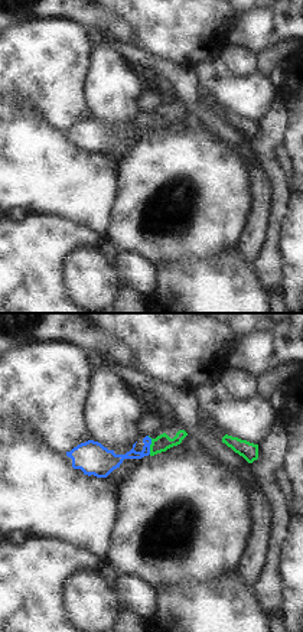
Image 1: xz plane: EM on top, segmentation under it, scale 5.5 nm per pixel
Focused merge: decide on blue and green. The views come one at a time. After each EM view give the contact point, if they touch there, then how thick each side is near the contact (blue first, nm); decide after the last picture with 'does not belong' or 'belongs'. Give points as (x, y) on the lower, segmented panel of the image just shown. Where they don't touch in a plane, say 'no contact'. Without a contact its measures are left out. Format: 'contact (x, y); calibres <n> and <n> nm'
contact (150, 443); calibres 100 and 90 nm

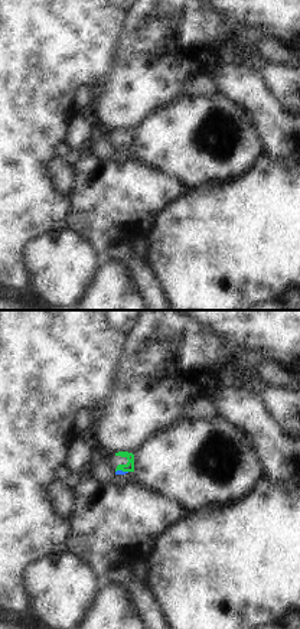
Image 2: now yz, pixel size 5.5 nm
contact (121, 471); calibres 30 and 50 nm

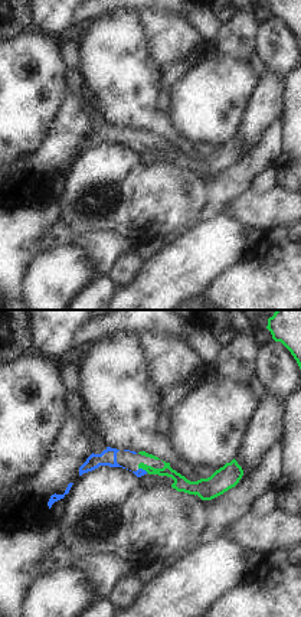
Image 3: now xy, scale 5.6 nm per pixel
contact (141, 469); calibres 50 and 80 nm

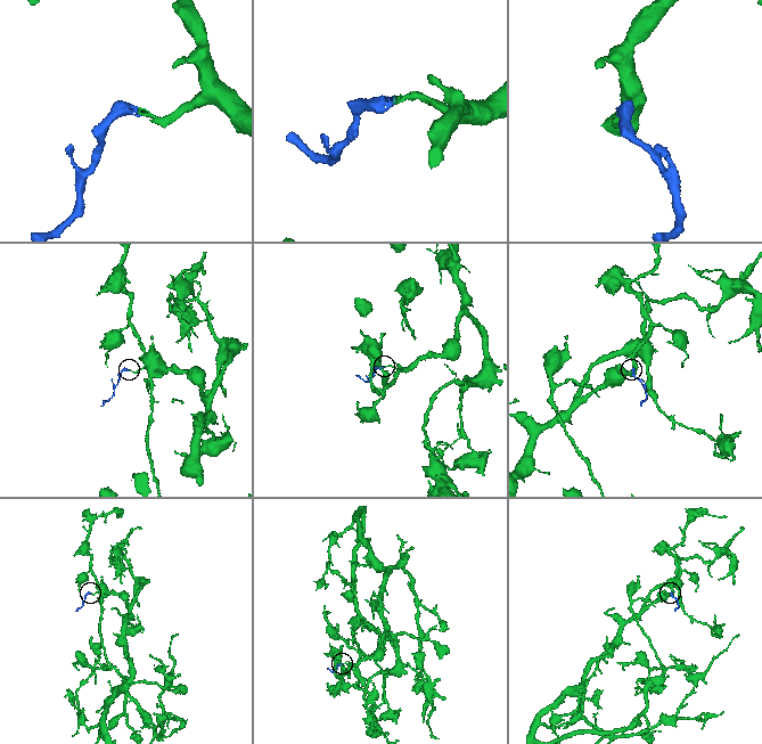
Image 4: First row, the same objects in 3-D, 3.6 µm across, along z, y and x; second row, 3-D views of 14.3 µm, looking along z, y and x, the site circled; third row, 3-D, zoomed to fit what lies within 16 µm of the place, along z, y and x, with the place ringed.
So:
belongs

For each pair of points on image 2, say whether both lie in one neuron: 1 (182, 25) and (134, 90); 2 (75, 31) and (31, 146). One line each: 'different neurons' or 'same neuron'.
1: same neuron
2: same neuron

